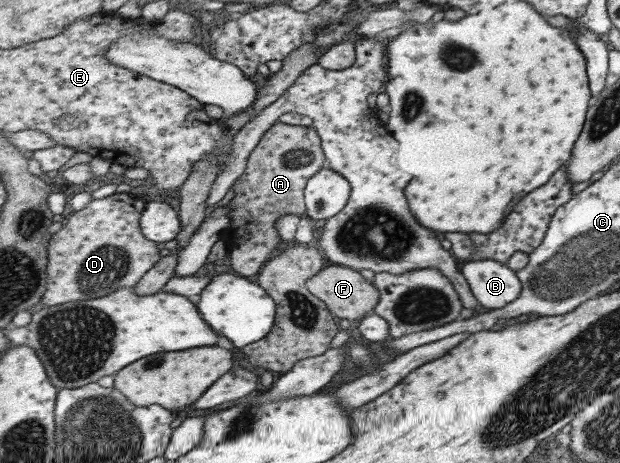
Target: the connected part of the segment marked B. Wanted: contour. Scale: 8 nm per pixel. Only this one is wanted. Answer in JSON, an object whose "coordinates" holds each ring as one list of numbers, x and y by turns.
{"coordinates":[[469,260,462,266,461,271,469,281,475,298,483,307,489,309,491,314,497,309,505,308,508,304,514,303,522,294,522,280,518,277,516,270,509,268,508,264,497,260]]}

